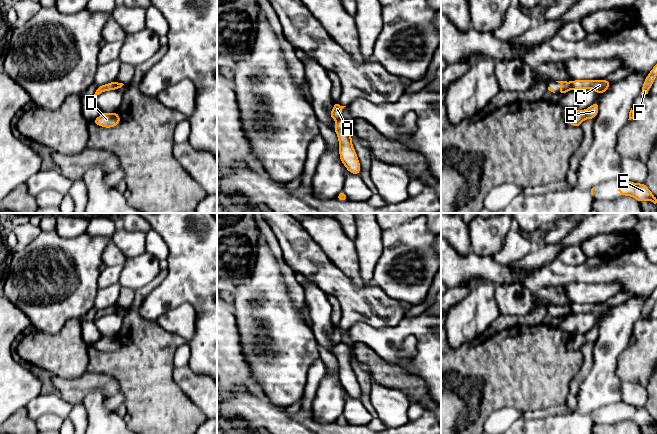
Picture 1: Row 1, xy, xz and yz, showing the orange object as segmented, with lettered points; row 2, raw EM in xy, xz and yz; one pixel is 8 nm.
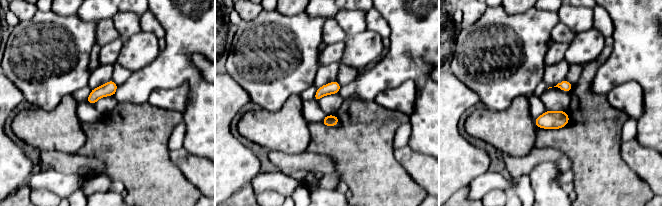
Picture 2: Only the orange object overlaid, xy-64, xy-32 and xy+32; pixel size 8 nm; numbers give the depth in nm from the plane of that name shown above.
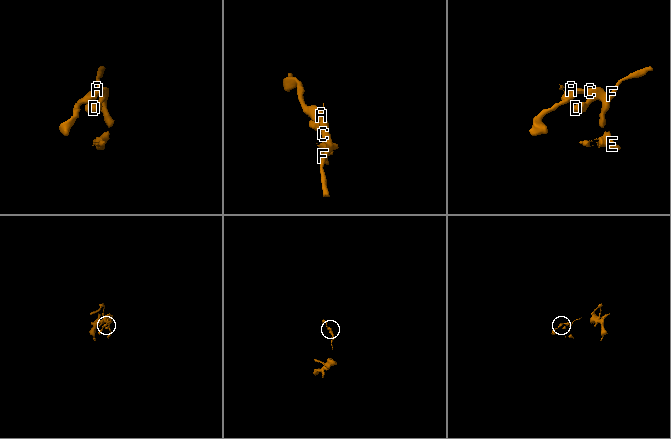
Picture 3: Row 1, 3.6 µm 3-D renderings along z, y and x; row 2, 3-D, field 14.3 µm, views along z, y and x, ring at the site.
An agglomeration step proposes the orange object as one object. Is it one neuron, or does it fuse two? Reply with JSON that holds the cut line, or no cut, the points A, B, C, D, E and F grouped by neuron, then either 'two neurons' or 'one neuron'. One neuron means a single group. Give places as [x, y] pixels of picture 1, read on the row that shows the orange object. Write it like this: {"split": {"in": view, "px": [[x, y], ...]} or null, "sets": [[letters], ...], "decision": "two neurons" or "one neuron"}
{"split": {"in": "yz", "px": [[570, 82], [572, 88]]}, "sets": [["A"], ["B", "C", "D", "E", "F"]], "decision": "two neurons"}

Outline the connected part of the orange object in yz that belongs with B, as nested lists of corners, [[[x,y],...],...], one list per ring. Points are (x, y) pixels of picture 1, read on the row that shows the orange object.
[[[594,102],[585,110],[572,110],[567,118],[567,123],[574,127],[580,127],[585,119],[595,119],[599,110],[599,103]]]

